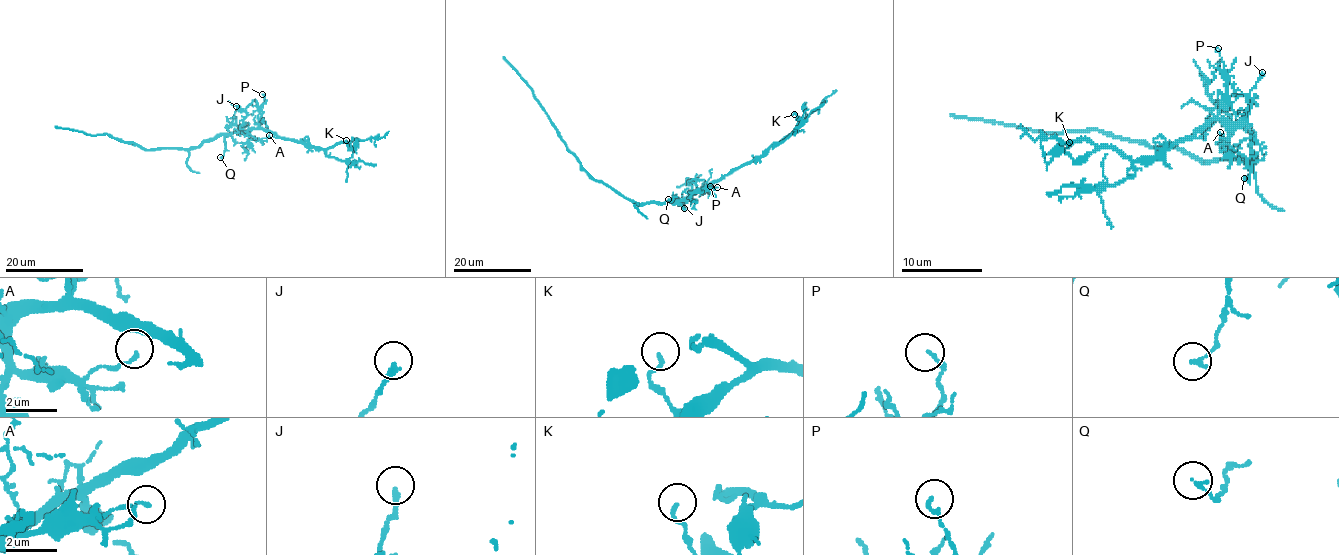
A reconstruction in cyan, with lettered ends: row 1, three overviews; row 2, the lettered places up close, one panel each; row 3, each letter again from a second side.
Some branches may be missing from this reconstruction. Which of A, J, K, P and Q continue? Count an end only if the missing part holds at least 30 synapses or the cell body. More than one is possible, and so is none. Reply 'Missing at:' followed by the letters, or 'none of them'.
Missing at: none of them

